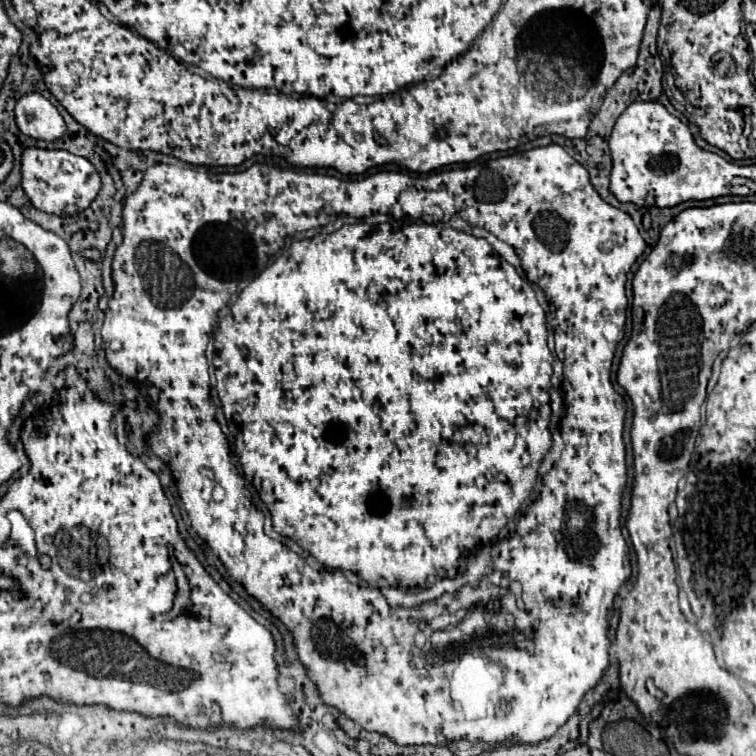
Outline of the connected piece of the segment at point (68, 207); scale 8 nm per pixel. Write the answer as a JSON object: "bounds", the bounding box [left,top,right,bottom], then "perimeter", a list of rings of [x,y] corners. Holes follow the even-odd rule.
{"bounds":[21,148,101,216],"perimeter":[[[25,148],[21,160],[23,190],[27,192],[31,204],[37,210],[51,212],[57,216],[71,216],[83,212],[101,188],[101,178],[97,168],[83,156],[75,156],[67,150],[43,150],[43,148]],[[63,162],[71,164],[71,170],[63,170]]]}

